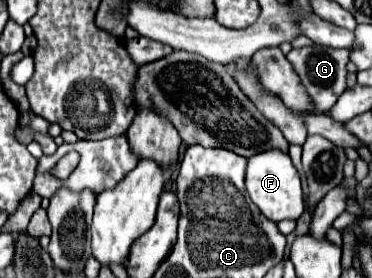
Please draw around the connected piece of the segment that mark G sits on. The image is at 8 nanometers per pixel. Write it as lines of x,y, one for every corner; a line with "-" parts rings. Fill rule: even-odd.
313,45
313,47
301,47
301,49
291,49
287,53
287,59
291,61
295,73
301,77
307,93
311,95
315,107
319,111
329,111
339,95
347,89
345,77
347,77
347,61
349,61
349,51
345,49
331,49
323,45

